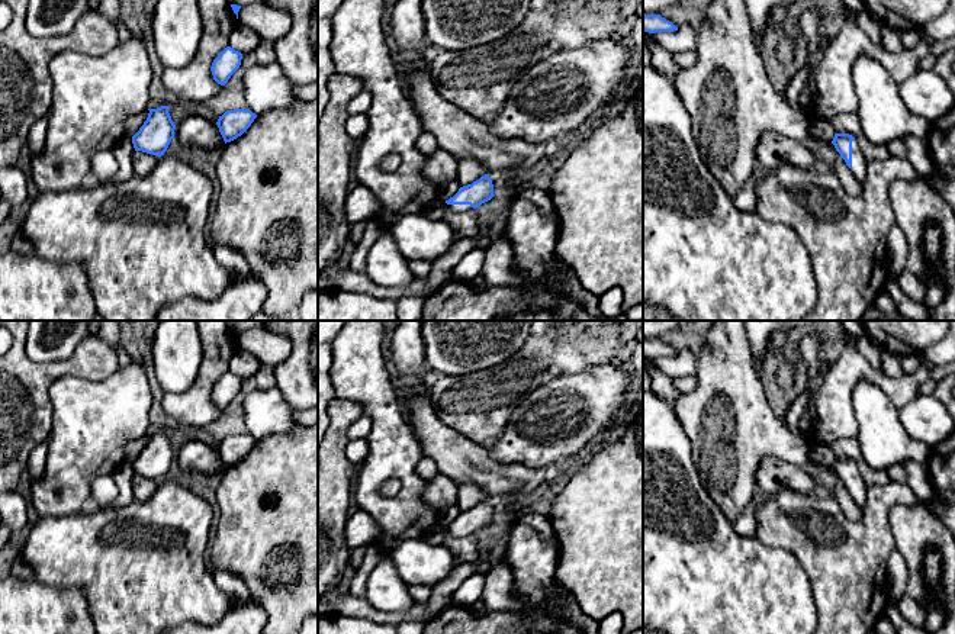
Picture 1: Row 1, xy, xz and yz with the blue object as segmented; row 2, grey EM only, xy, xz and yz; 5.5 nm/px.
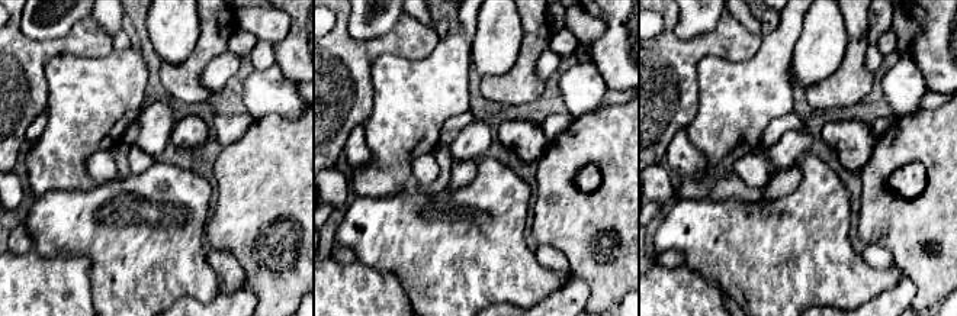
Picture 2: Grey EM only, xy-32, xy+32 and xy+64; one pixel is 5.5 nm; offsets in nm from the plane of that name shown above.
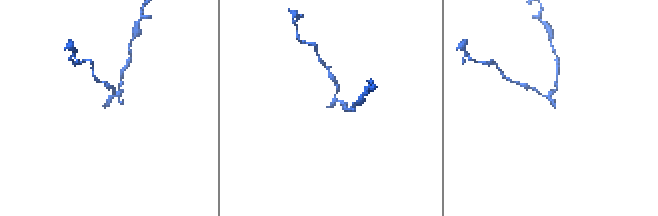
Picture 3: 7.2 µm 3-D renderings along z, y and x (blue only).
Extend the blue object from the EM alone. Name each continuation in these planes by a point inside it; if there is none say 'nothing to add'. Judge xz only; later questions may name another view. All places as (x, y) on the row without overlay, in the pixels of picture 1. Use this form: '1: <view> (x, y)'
1: xz (436, 534)

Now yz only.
1: yz (859, 488)

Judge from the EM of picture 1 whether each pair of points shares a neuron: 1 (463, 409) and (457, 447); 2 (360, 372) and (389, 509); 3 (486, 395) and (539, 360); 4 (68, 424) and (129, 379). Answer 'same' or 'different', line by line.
1: different
2: same
3: same
4: same

